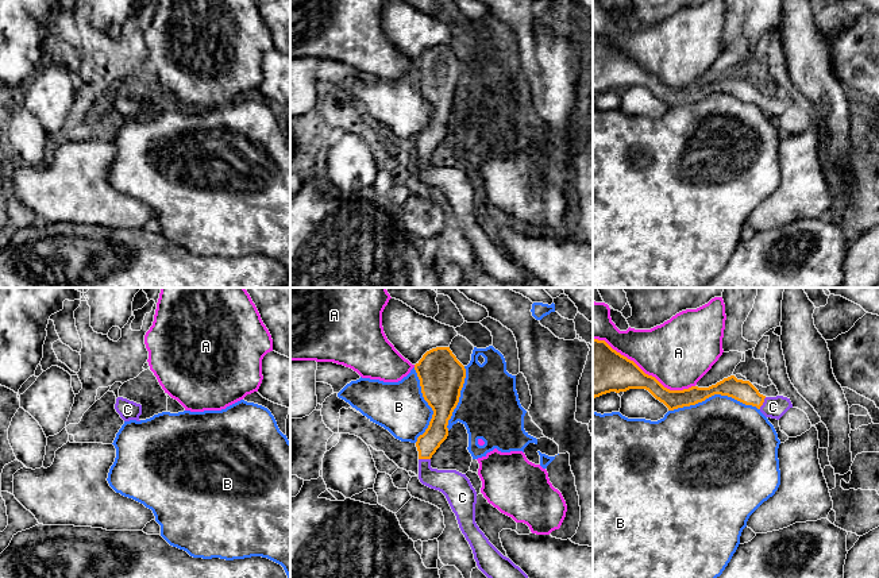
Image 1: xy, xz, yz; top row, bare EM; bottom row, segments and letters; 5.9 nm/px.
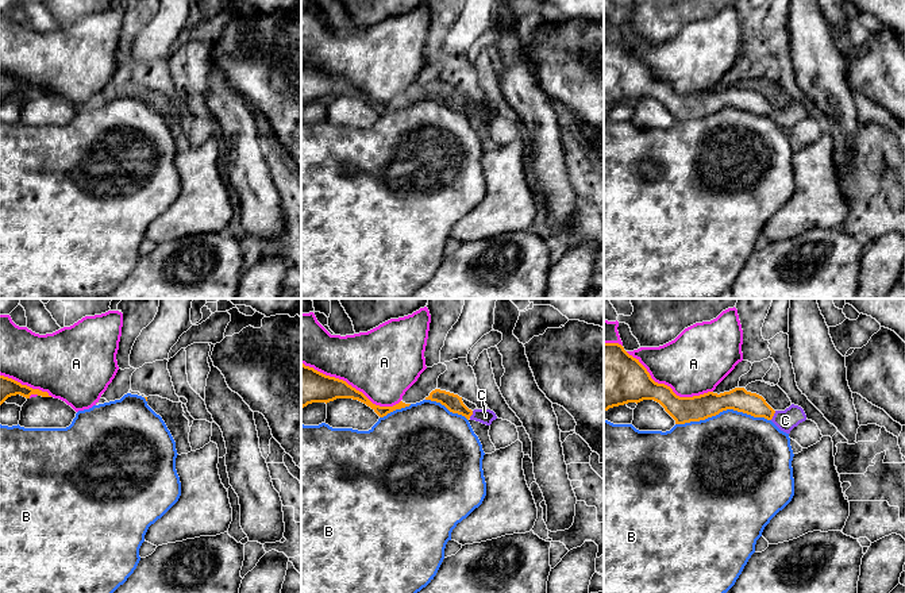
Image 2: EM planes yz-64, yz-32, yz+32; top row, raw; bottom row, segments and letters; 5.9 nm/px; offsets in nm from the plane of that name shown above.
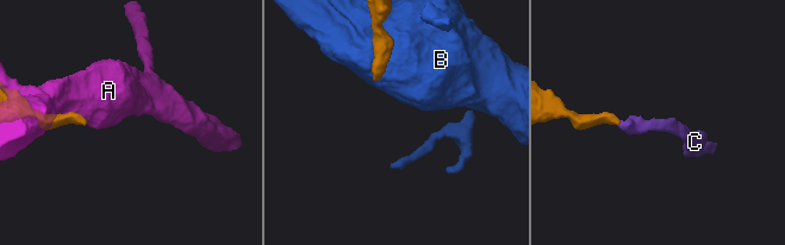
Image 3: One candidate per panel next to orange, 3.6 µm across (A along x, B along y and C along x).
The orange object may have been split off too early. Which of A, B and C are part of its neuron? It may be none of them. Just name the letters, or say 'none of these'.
C

